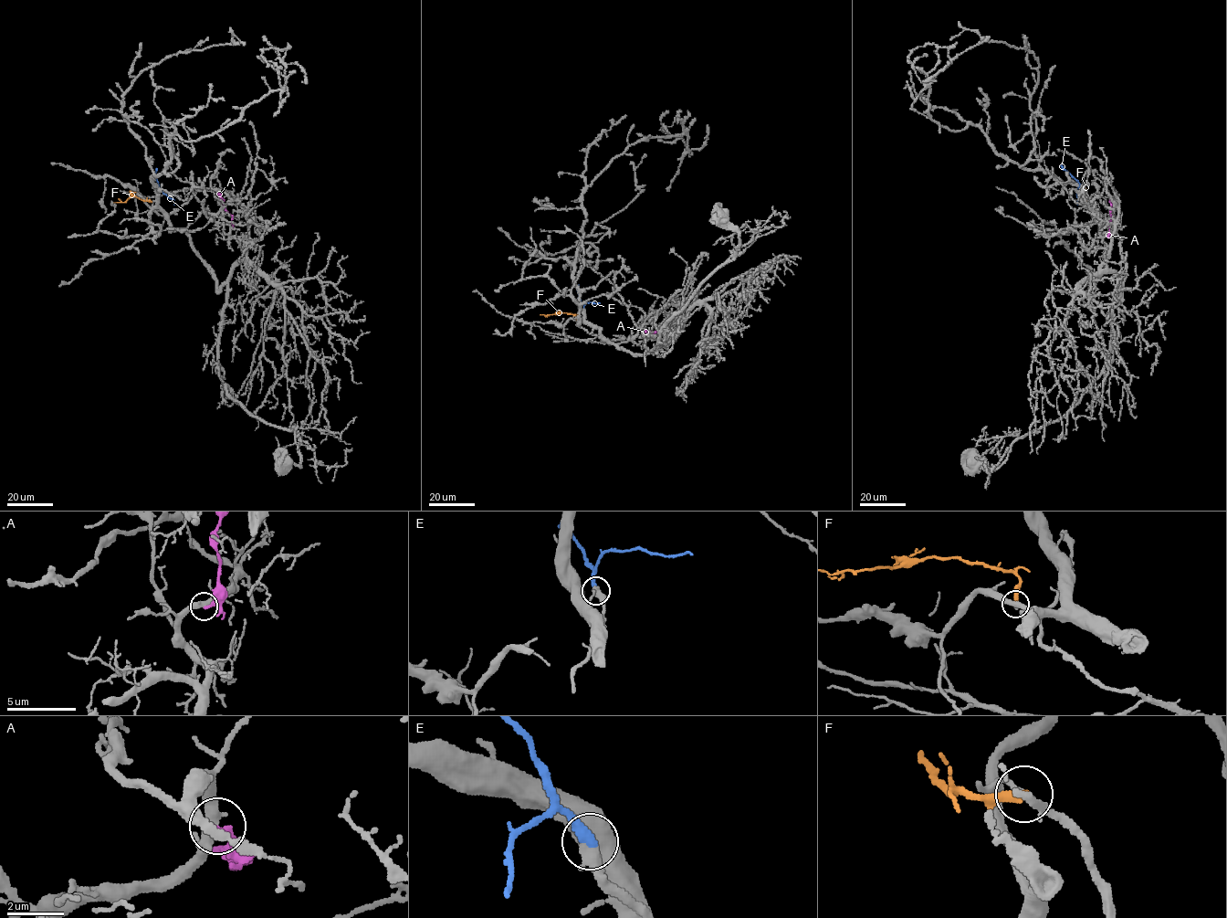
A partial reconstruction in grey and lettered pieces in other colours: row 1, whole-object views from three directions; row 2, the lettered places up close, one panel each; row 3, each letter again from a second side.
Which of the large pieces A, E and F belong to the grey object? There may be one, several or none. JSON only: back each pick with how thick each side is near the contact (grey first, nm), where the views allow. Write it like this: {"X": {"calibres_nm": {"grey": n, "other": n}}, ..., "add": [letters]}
{"E": {"calibres_nm": {"grey": 320, "other": 360}}, "add": ["E"]}

